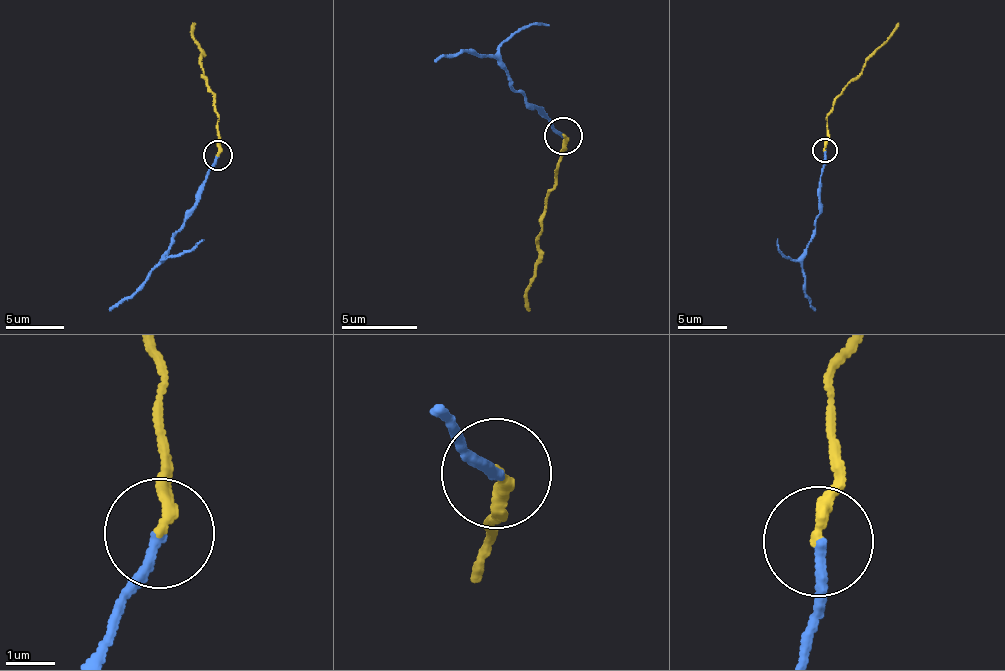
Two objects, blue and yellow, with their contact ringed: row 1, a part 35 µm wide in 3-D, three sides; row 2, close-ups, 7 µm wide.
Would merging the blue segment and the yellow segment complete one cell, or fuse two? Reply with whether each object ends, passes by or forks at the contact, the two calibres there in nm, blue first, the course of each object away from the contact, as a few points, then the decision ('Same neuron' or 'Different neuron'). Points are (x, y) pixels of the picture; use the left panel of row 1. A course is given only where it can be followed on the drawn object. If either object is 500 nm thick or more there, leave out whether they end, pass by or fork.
At the ring blue ends. At the ring yellow ends. Thickness 200 nm (blue) against 240 nm. Course of blue: (218, 155), (189, 218), (161, 262), (110, 311). Course of yellow: (218, 155), (218, 112), (201, 69), (200, 43), (194, 39), (196, 24). Different neuron

